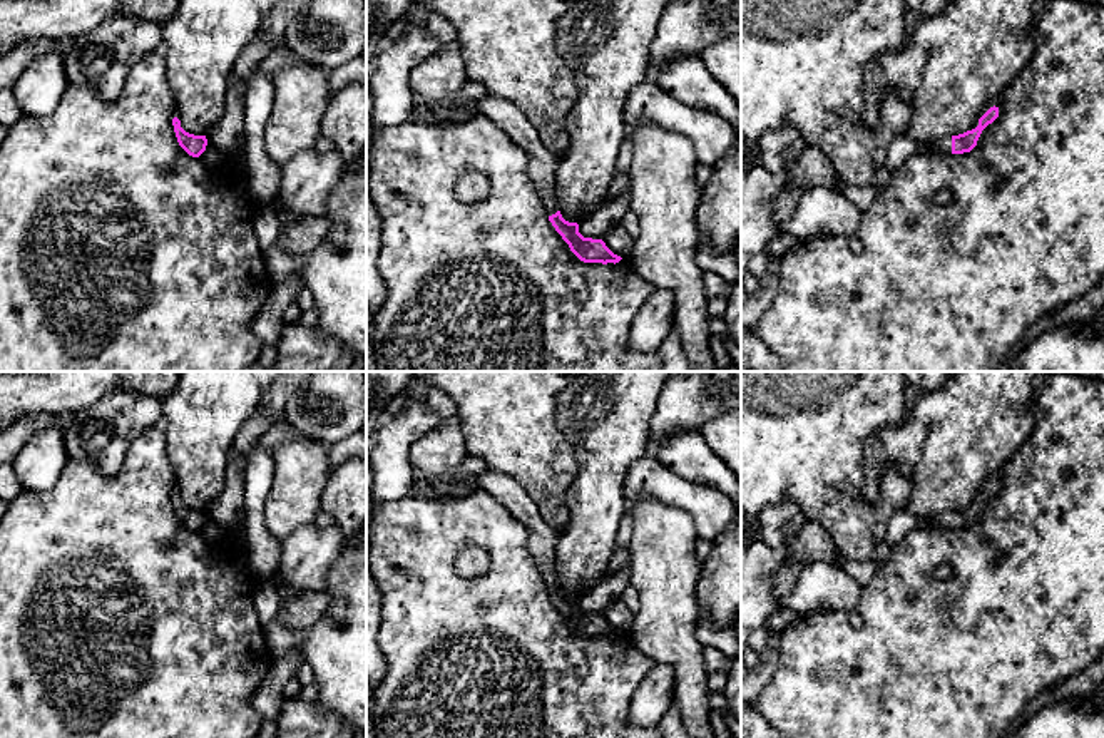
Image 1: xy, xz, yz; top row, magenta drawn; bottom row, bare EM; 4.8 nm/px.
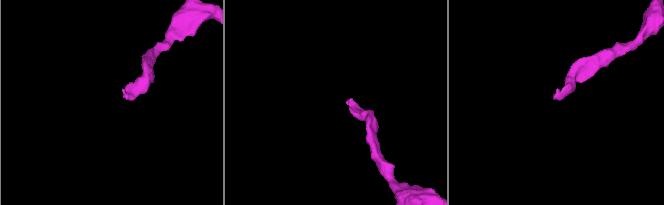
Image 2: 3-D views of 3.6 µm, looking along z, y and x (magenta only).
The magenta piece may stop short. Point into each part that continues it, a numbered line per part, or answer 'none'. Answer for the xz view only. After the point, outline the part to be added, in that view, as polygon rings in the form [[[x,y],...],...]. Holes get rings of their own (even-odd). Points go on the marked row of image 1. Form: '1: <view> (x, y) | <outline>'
1: xz (542, 164) | [[[483,94],[472,105],[478,109],[478,114],[493,120],[527,154],[529,176],[545,202],[547,214],[555,214],[560,206],[555,194],[559,159],[544,146],[535,127],[519,107],[503,99]]]

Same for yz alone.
1: yz (944, 144) | [[[952,136],[942,137],[942,139],[935,141],[935,142],[925,142],[923,146],[937,149],[942,154],[952,154]]]

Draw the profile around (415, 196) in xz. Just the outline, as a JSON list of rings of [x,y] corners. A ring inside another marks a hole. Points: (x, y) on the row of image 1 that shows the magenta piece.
[[[478,114],[462,124],[417,124],[373,131],[368,192],[381,219],[381,249],[376,268],[386,284],[386,301],[375,315],[370,340],[375,372],[662,372],[661,351],[637,353],[629,336],[642,303],[657,291],[637,276],[627,258],[619,263],[580,261],[549,221],[545,202],[529,176],[527,154],[488,117]],[[467,169],[485,174],[490,181],[487,196],[472,204],[457,197],[457,184]]]

